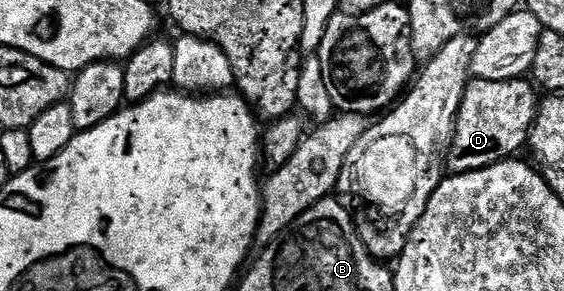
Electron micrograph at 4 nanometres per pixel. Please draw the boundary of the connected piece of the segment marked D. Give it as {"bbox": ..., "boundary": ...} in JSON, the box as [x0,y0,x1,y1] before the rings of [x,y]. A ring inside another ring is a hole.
{"bbox":[444,77,540,176],"boundary":[[[526,77],[508,81],[471,78],[458,110],[458,120],[454,122],[454,135],[444,156],[445,170],[451,176],[469,175],[517,156],[518,150],[527,146],[534,118],[538,116],[540,95],[537,93],[535,84]]]}

